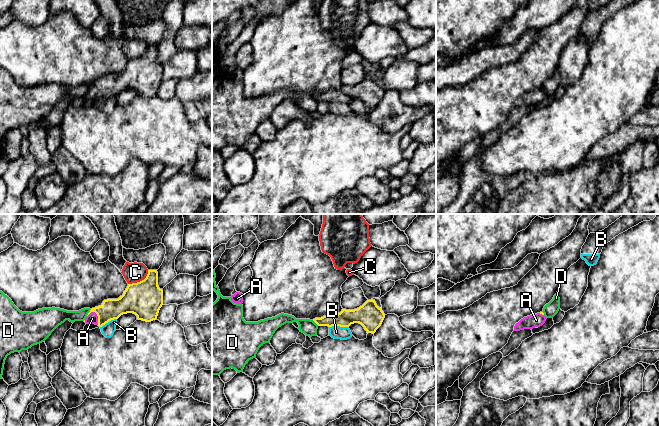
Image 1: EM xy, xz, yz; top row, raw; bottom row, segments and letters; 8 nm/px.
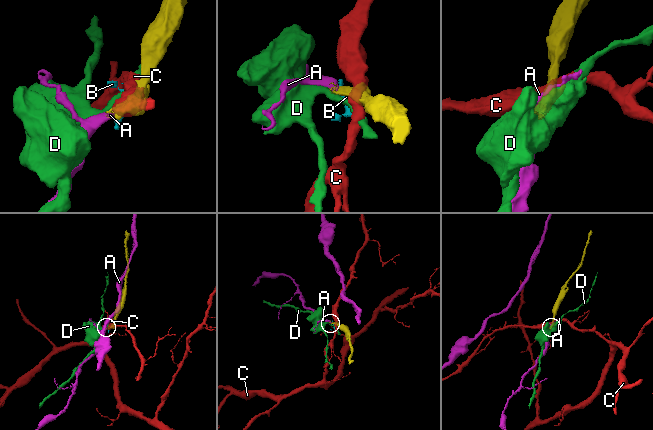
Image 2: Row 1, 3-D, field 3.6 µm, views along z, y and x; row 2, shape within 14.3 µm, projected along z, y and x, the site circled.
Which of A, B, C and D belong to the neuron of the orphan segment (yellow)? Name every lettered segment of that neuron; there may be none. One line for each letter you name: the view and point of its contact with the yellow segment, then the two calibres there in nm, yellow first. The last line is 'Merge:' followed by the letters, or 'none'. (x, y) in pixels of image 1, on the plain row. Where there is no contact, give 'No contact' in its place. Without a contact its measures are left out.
A: Touches yellow at xy (98, 93). Thickness 170 nm (yellow) against 90 nm
Merge: A

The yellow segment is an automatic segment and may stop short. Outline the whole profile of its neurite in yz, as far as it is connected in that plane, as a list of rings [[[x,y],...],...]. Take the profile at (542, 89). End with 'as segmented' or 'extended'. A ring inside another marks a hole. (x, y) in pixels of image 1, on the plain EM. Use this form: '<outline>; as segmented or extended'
[[[543,88],[524,93],[515,100],[514,107],[538,104],[545,99],[546,95]]]; extended

